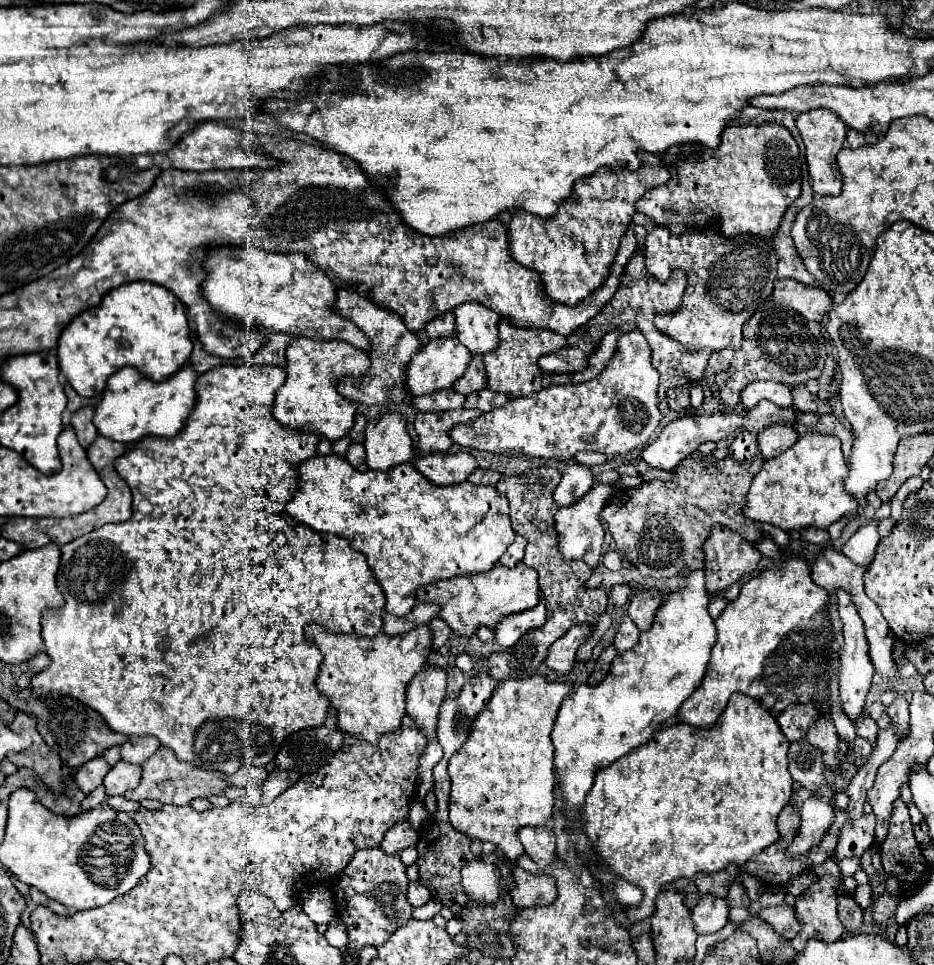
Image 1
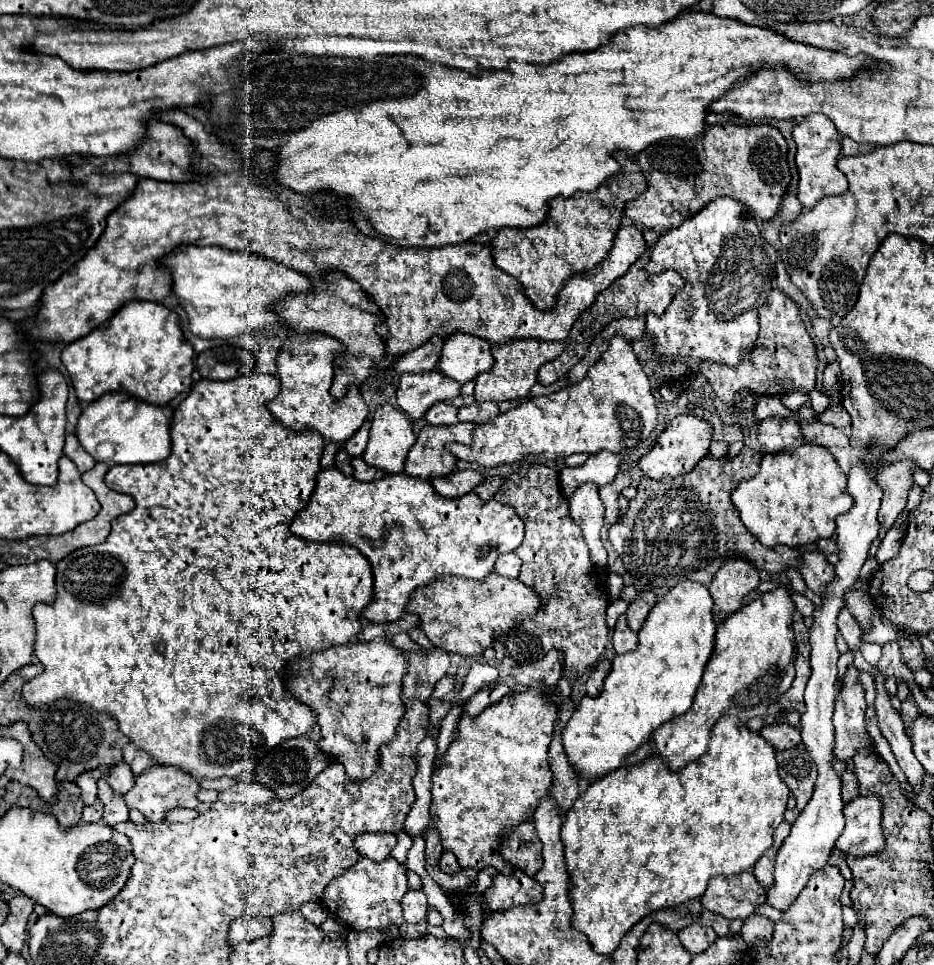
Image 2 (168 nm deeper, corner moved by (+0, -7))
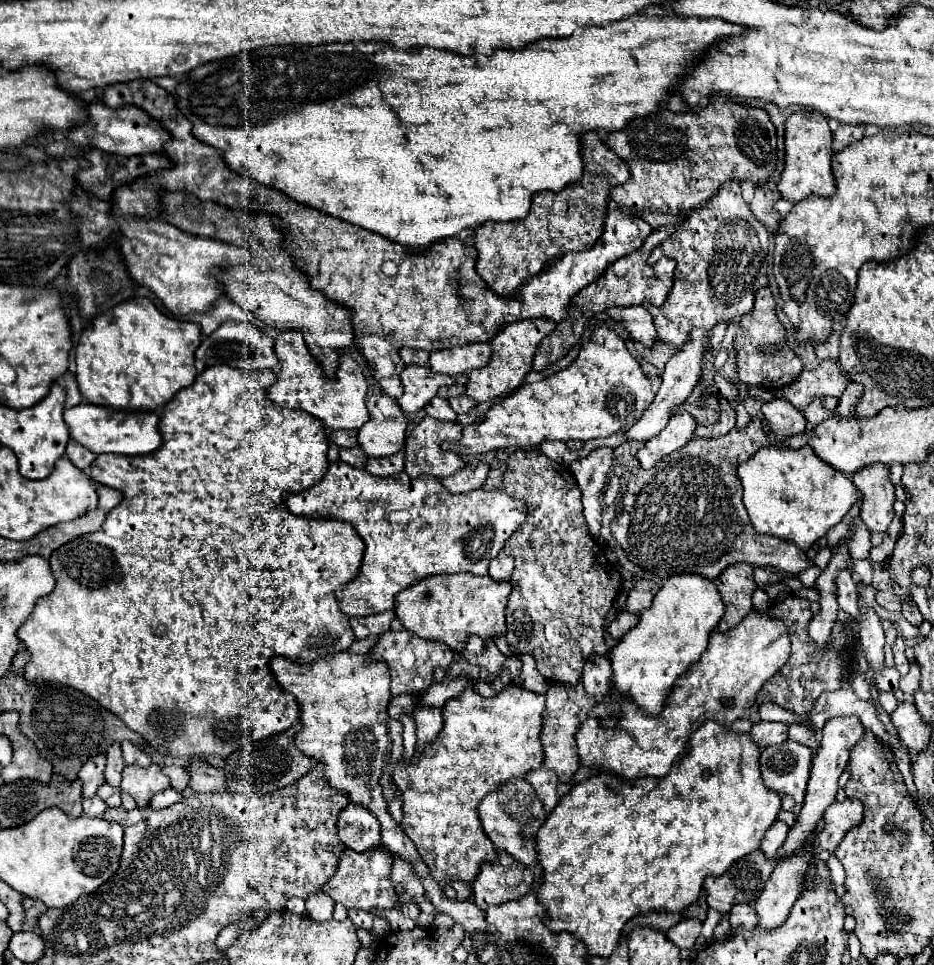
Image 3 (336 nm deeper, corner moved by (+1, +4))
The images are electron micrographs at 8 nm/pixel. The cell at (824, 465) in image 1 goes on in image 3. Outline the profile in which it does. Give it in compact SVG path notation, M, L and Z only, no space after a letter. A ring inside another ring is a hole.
M776 445L764 447L738 465L738 477L744 487L744 505L754 529L790 541L804 553L824 537L830 527L840 523L860 499L850 477L820 461L808 445L800 449L784 449Z

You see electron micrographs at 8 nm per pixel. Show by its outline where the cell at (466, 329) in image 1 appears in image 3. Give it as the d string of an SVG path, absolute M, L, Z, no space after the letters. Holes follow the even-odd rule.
M472 343L462 345L460 349L442 349L430 353L430 369L434 373L444 375L460 375L470 373L472 369L484 367L490 361L490 345L488 343Z

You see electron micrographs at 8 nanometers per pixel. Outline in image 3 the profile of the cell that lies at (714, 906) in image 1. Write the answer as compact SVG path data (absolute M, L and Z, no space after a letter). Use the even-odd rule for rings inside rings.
M682 919L680 923L676 923L666 931L666 937L680 949L692 949L700 931L702 923L698 919Z

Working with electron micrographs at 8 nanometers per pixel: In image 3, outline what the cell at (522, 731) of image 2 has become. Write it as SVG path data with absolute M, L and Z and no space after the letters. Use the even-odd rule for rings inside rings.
M508 685L494 697L482 697L480 693L472 691L470 687L458 699L448 699L442 707L444 727L438 737L424 747L416 765L414 759L406 765L400 759L394 767L392 781L400 787L402 793L402 823L400 827L412 839L418 849L420 859L428 865L428 871L438 881L440 887L446 887L452 881L472 883L478 875L482 861L496 861L496 849L492 841L486 837L476 805L488 795L492 789L508 781L510 777L526 777L528 771L538 769L544 761L544 751L540 745L540 731L542 731L542 711L544 711L544 697L538 693L530 693L520 685Z

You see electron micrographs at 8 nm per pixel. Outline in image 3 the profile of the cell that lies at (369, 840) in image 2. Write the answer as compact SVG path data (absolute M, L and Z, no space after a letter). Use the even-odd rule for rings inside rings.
M346 805L338 817L338 837L348 849L366 851L380 845L380 825L362 805Z

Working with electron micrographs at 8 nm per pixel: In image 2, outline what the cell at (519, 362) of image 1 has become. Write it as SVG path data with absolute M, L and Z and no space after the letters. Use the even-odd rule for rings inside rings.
M517 340L509 346L491 346L495 364L491 370L483 372L475 380L475 400L477 402L503 402L503 400L523 400L529 396L531 388L537 384L537 370L541 364L555 360L565 350L563 342L541 342L541 340Z

